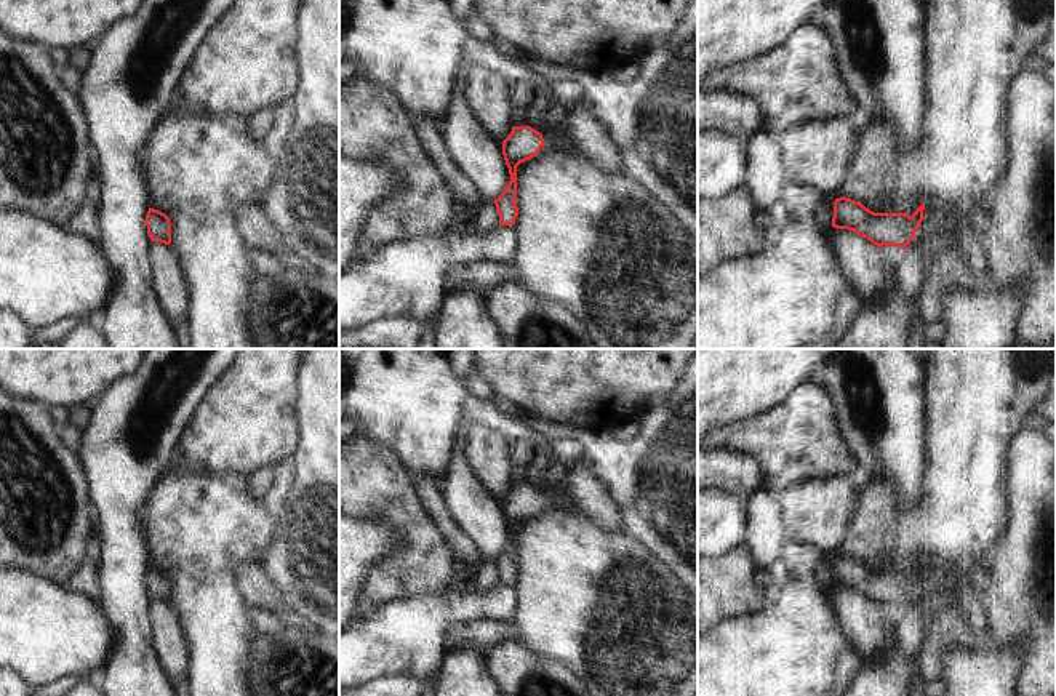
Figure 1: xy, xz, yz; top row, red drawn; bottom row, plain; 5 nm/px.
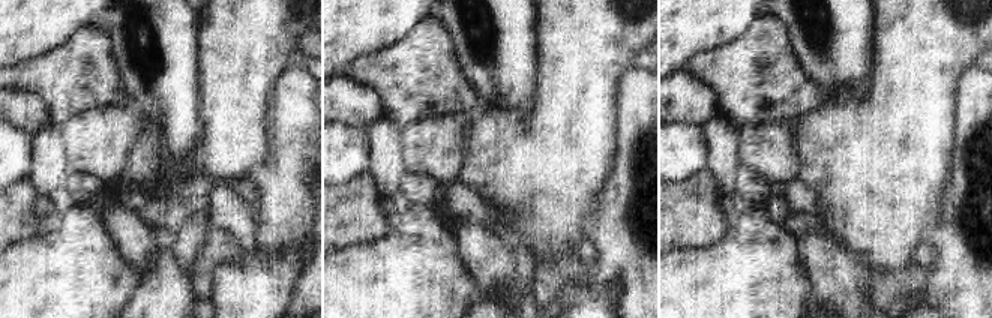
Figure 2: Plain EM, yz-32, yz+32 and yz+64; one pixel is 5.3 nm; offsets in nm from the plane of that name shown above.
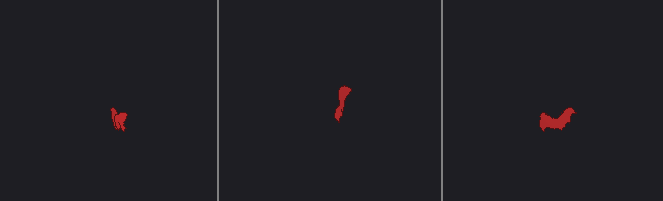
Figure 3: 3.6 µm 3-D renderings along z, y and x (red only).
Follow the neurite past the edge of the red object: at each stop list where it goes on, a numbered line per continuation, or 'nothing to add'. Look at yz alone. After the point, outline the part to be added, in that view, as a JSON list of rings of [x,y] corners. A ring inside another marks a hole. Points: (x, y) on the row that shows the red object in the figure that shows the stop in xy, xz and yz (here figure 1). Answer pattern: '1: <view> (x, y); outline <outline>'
nothing to add

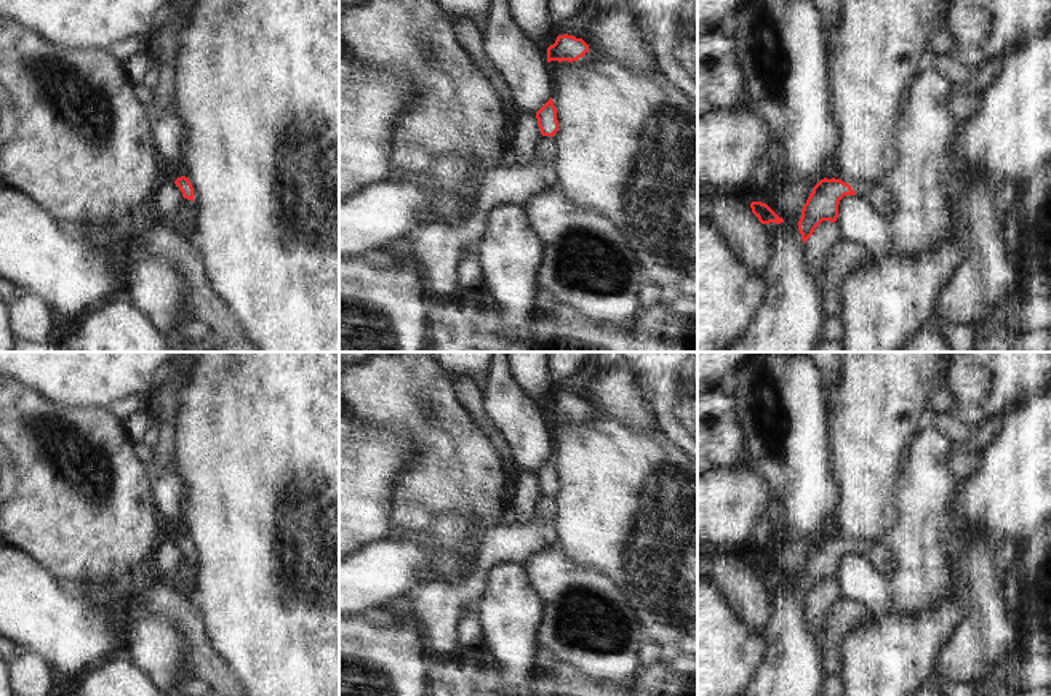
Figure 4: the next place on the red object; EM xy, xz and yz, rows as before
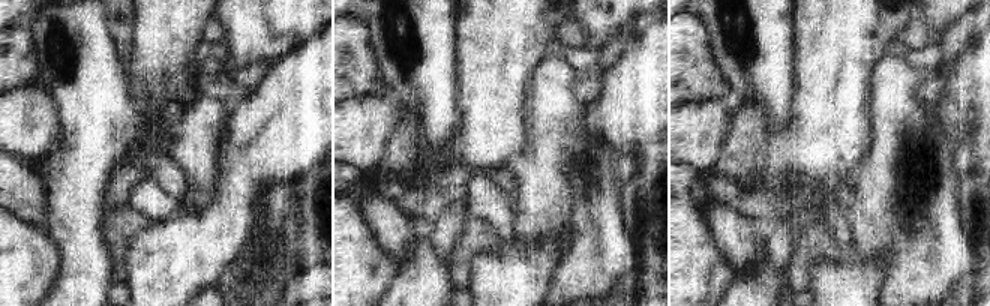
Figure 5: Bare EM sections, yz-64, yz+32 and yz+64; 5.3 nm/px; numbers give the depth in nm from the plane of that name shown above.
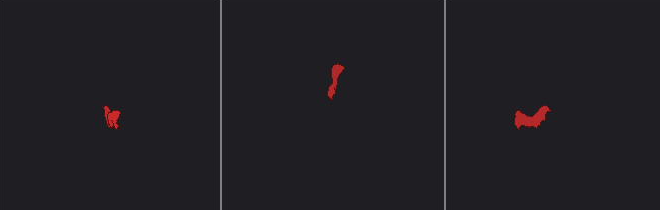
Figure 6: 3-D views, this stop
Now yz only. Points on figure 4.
1: yz (879, 197); outline [[[885,182],[877,186],[856,186],[849,184],[857,197],[862,197],[869,206],[880,213],[886,219],[893,219],[896,214],[896,202]]]

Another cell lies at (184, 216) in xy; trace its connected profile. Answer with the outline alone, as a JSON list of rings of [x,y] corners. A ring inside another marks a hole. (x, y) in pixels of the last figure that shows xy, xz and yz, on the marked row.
[[[184,198],[174,218],[178,221],[176,224],[171,224],[168,221],[165,221],[165,224],[186,238],[194,238],[194,202]]]

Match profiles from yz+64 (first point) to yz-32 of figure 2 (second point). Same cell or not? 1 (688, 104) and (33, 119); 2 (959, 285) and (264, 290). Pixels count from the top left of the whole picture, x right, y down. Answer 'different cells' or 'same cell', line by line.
1: same cell
2: different cells

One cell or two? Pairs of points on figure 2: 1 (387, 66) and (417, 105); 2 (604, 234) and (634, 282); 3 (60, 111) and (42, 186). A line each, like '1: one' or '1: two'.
1: one
2: one
3: two

